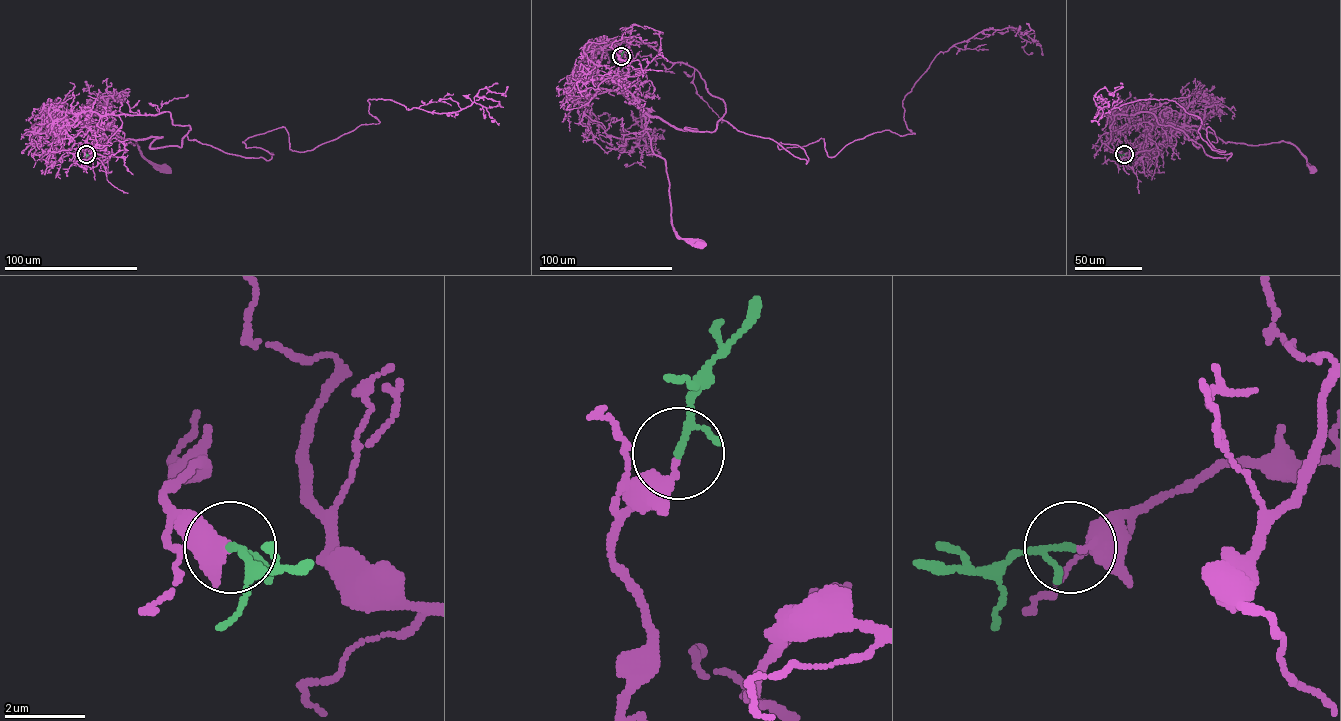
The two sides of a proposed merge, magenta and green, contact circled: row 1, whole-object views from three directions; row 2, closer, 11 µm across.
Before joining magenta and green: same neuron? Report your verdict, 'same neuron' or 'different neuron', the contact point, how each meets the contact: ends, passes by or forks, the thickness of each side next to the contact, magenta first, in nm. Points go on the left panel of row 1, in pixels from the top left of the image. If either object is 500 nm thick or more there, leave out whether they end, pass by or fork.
same neuron; at (86, 154); magenta ends there; green passes by; 320 nm thick on the magenta side, 130 nm on the other

